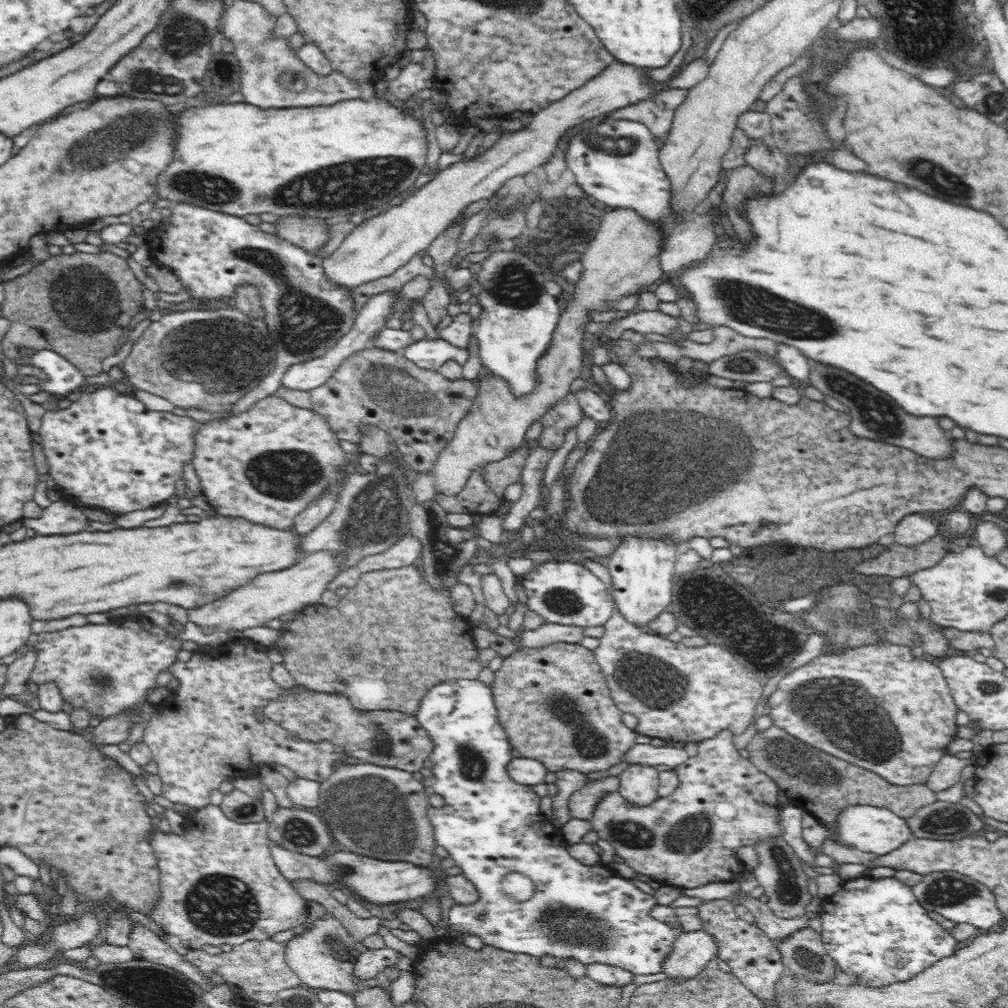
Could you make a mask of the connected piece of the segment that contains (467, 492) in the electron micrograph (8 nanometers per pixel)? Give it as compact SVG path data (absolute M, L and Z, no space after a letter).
M478 469L470 476L468 486L460 492L460 496L440 496L437 498L439 505L448 513L480 513L496 511L503 501L498 499L494 492L483 480L482 470Z

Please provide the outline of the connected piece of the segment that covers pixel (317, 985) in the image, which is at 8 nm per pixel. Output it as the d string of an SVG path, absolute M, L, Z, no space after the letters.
M324 917L314 920L309 927L299 927L300 930L288 942L284 943L287 966L296 973L303 982L303 987L312 992L324 989L325 991L340 991L346 994L356 994L364 985L356 978L353 970L355 959L358 956L356 941L344 927L338 928L332 922L324 922Z

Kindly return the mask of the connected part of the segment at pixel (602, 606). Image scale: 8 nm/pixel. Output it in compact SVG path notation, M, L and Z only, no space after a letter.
M575 560L534 562L528 572L517 578L517 588L524 604L540 616L545 624L573 625L580 627L603 626L612 616L615 606L604 582Z

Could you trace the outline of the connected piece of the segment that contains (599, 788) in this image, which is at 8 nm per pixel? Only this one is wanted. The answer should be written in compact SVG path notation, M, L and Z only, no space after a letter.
M608 776L602 779L596 779L584 784L570 796L569 812L574 819L591 821L593 811L596 810L597 803L601 801L602 796L609 792L618 793L620 788L620 779L618 776Z

